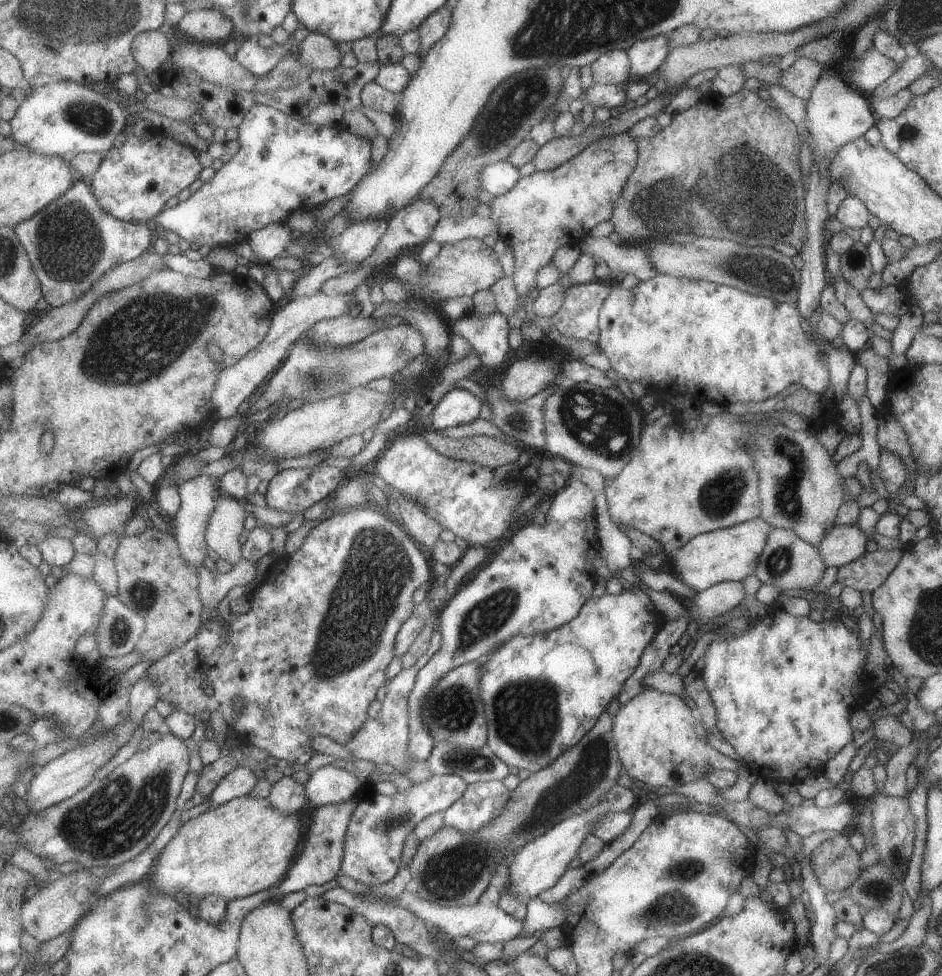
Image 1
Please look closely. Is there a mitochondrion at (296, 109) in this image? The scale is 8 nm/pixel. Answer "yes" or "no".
no

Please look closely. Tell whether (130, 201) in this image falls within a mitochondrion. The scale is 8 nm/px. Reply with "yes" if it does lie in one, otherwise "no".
no

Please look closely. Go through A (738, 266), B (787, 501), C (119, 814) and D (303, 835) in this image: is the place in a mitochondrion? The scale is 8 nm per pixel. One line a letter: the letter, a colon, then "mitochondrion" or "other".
A: mitochondrion
B: mitochondrion
C: mitochondrion
D: other

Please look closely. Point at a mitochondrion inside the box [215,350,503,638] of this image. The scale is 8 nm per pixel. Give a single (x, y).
(325, 375)

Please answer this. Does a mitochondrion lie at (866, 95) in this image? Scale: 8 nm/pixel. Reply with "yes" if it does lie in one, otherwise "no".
no

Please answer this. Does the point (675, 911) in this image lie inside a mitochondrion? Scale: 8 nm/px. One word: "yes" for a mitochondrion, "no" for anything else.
yes

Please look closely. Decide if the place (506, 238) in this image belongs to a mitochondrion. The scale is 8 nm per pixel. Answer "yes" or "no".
no

